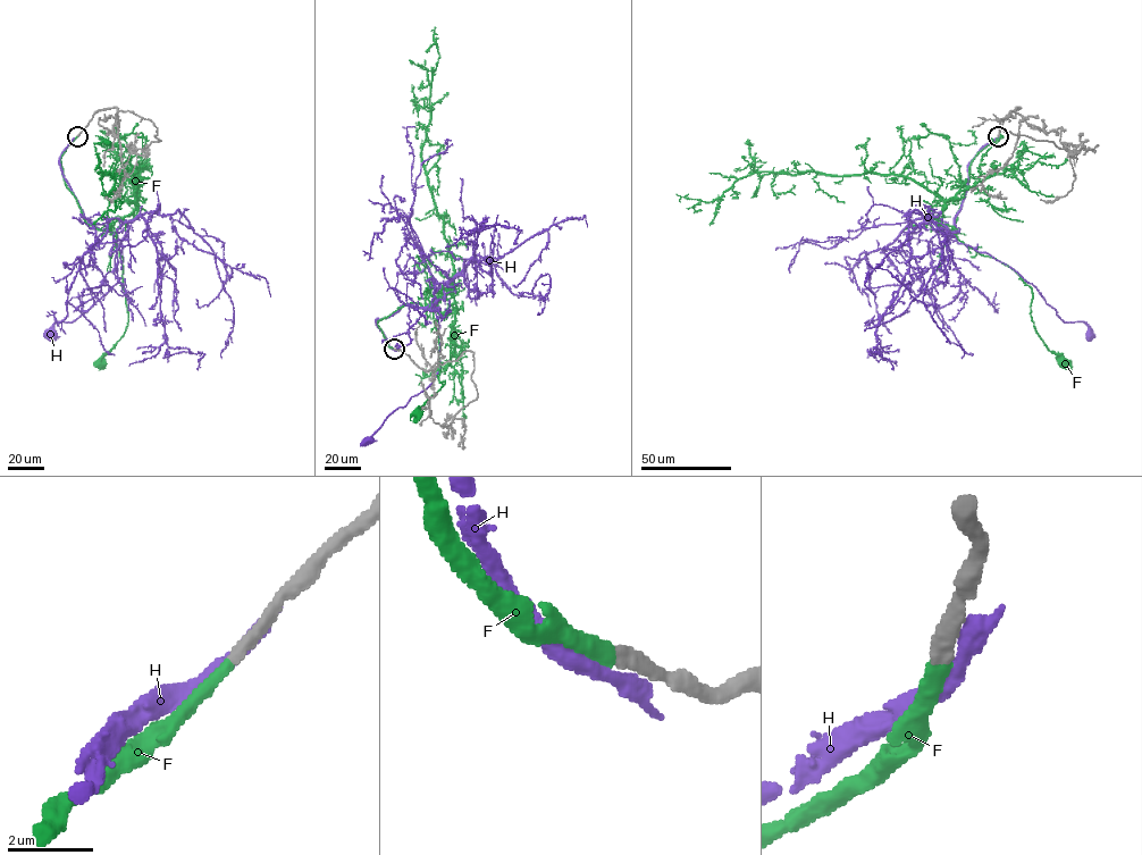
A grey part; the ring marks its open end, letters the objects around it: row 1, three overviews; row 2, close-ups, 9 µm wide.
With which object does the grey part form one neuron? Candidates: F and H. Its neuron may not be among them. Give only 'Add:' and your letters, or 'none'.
Add: F

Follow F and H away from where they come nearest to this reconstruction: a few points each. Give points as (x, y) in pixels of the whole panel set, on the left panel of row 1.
F: (77, 136), (60, 158), (65, 184), (86, 223), (103, 229), (114, 224), (123, 258), (127, 326), (101, 361)
H: (78, 135), (60, 154), (60, 170), (85, 218), (116, 233), (123, 273), (73, 321), (57, 321), (50, 334)

